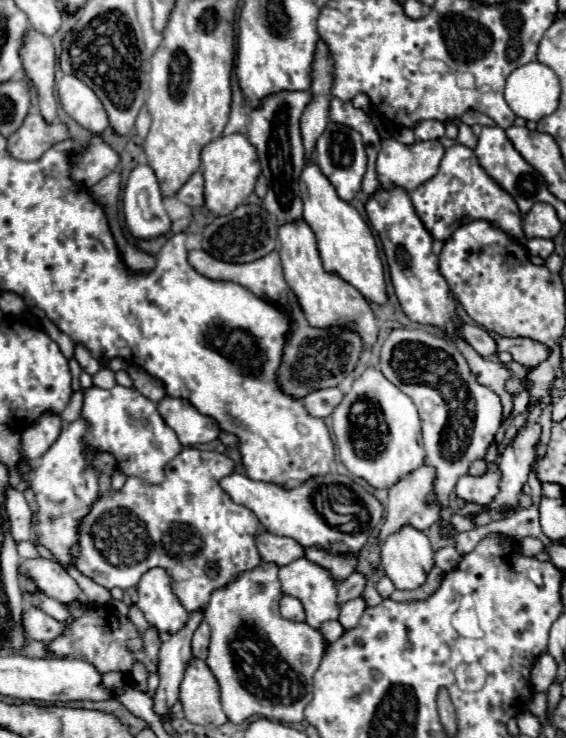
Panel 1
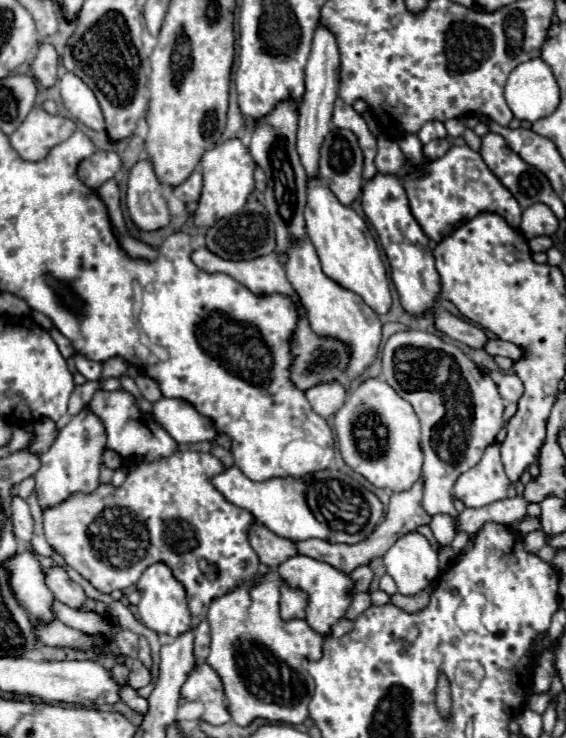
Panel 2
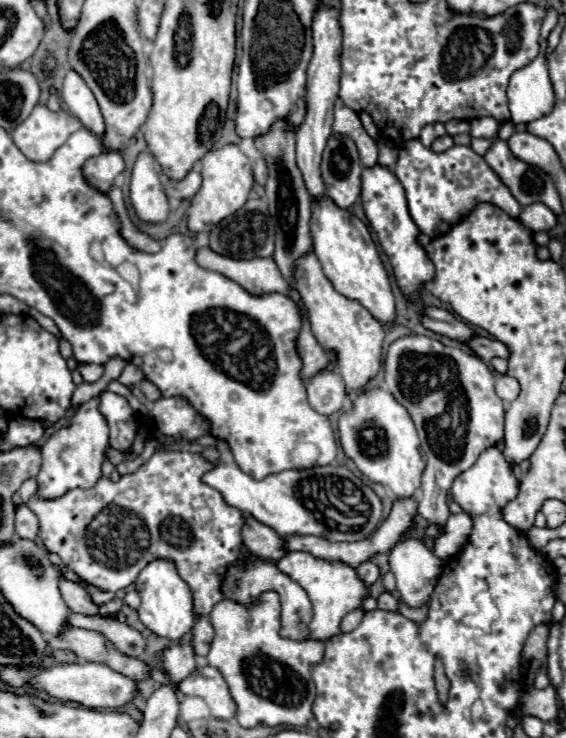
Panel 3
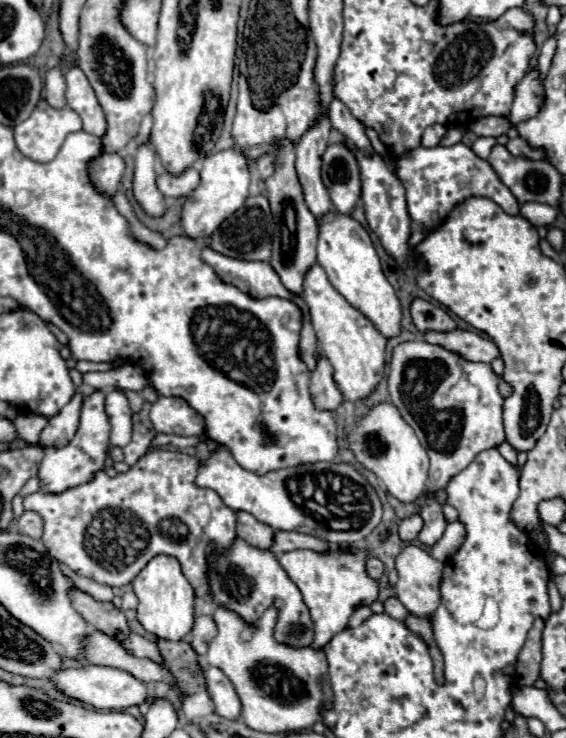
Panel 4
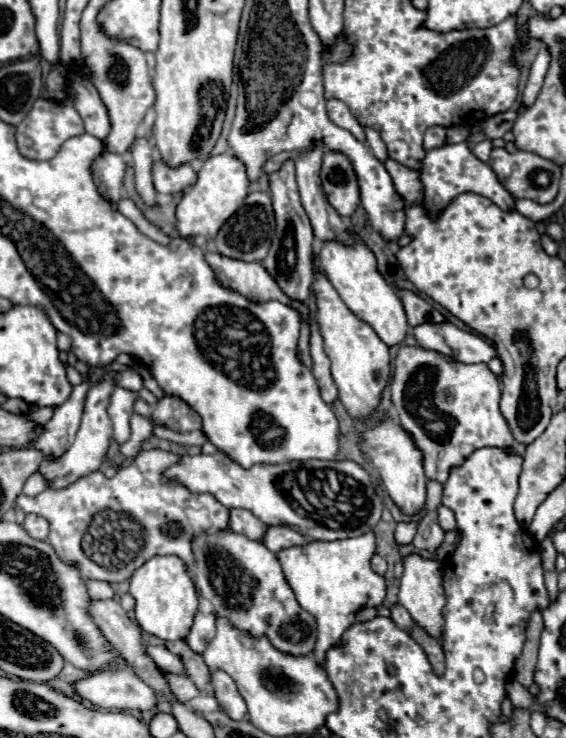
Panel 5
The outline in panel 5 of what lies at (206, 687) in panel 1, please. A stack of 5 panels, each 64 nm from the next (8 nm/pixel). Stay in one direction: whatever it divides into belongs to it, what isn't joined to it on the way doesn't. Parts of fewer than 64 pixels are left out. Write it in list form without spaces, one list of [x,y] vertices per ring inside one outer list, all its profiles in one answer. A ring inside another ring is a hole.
[[[214,670],[214,672],[210,674],[210,684],[212,684],[214,692],[216,692],[216,700],[218,700],[220,710],[222,710],[224,714],[228,714],[232,720],[242,720],[242,718],[246,718],[246,714],[248,714],[246,704],[244,704],[242,696],[238,694],[234,680],[232,680],[226,672]]]

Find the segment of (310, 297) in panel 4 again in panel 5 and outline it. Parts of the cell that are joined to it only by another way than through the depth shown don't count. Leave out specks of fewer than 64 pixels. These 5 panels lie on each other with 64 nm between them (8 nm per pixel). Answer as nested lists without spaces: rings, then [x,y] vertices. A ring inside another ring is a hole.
[[[314,272],[310,292],[316,300],[316,324],[324,338],[324,352],[332,362],[332,378],[340,392],[340,402],[352,416],[368,416],[380,402],[380,392],[390,378],[388,346],[370,324],[360,320],[334,290],[324,272]]]

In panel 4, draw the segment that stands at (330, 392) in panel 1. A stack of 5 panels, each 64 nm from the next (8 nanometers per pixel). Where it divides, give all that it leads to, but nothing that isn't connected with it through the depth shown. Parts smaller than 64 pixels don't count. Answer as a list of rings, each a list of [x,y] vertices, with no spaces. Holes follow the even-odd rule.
[[[320,358],[316,370],[310,376],[310,396],[312,396],[312,402],[318,410],[330,410],[332,412],[344,402],[344,396],[338,390],[332,374],[334,374],[334,370],[328,364],[328,360]]]

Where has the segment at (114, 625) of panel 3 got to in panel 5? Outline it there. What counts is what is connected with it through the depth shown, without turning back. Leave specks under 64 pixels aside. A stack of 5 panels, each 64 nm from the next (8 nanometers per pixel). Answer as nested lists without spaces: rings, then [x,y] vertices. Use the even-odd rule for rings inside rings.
[[[144,644],[144,654],[150,656],[162,670],[174,672],[174,674],[184,674],[184,664],[178,656],[174,656],[170,650],[166,650],[164,646],[152,646],[152,644]]]

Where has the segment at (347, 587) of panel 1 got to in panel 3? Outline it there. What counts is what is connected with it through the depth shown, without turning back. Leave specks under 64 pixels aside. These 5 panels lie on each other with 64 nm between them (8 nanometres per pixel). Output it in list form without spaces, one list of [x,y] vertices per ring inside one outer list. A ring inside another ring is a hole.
[[[374,562],[360,564],[360,568],[356,568],[356,574],[364,582],[364,586],[372,586],[380,578],[380,570],[378,570],[378,566]]]

